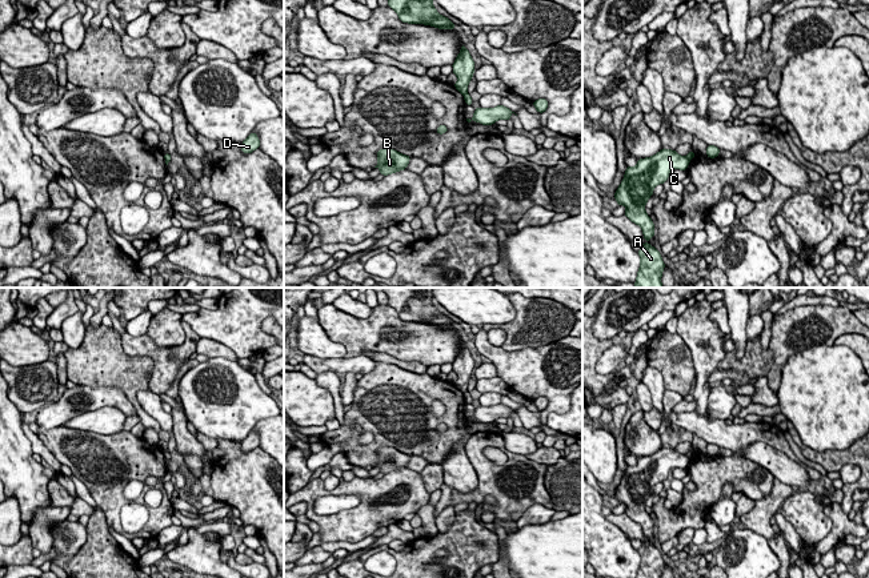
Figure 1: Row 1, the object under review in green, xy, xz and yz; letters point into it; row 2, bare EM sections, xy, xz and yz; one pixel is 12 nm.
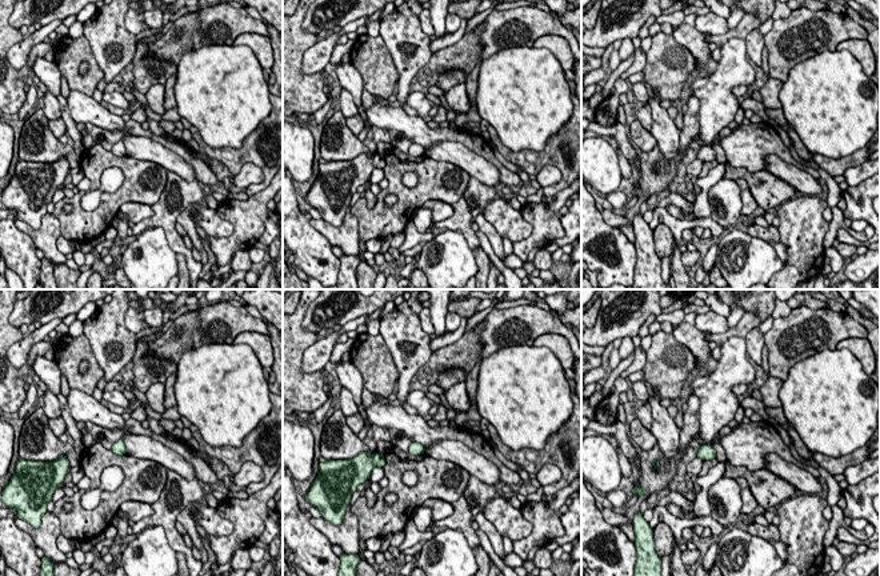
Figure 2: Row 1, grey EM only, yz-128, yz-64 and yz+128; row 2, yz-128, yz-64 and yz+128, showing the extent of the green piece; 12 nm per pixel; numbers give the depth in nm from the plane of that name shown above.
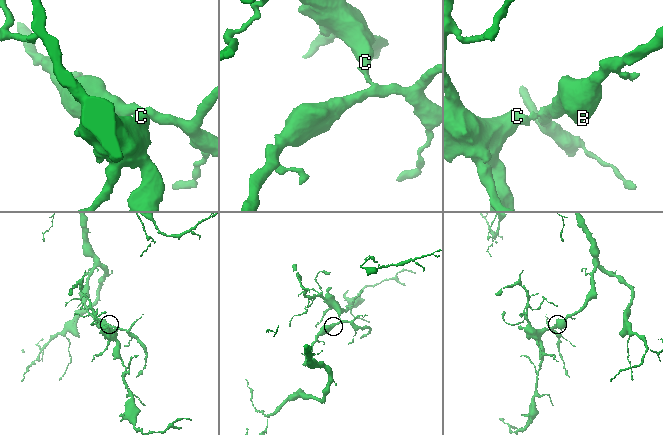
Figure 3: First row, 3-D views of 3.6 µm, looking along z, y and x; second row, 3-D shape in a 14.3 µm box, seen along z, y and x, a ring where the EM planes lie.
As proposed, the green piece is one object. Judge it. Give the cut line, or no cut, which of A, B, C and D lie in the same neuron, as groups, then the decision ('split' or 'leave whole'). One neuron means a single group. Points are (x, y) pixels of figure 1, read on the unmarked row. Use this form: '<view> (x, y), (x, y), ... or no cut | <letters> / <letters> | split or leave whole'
yz (687, 454), (689, 458) | A C / B D | split

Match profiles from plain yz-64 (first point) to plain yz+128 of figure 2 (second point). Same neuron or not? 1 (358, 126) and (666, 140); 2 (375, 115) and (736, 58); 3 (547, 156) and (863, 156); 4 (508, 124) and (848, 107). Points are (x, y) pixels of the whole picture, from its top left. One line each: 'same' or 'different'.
1: different
2: different
3: same
4: same

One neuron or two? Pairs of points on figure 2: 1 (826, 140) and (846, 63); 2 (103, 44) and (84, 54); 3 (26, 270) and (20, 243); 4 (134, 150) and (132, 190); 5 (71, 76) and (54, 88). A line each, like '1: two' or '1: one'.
1: one
2: two
3: one
4: two
5: two

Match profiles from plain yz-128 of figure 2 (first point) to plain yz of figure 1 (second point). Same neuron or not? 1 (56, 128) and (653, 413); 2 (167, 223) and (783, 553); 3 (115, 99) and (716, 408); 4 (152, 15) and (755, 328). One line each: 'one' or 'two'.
1: one
2: two
3: one
4: one

